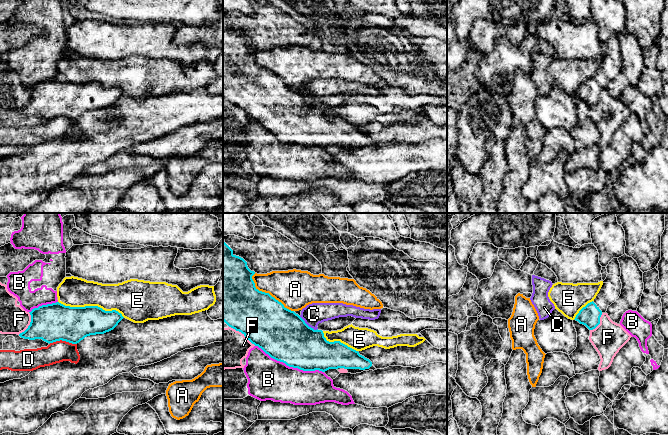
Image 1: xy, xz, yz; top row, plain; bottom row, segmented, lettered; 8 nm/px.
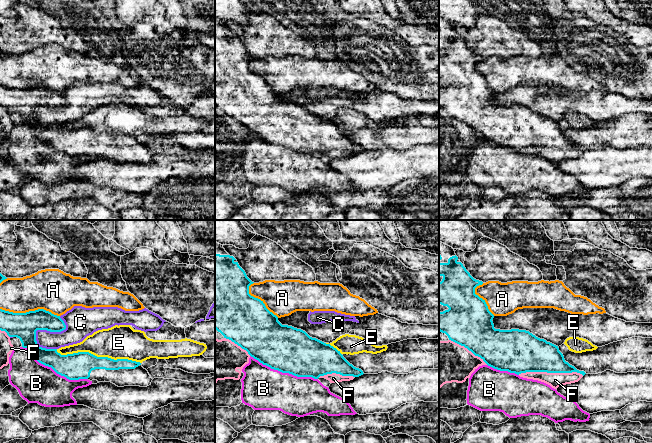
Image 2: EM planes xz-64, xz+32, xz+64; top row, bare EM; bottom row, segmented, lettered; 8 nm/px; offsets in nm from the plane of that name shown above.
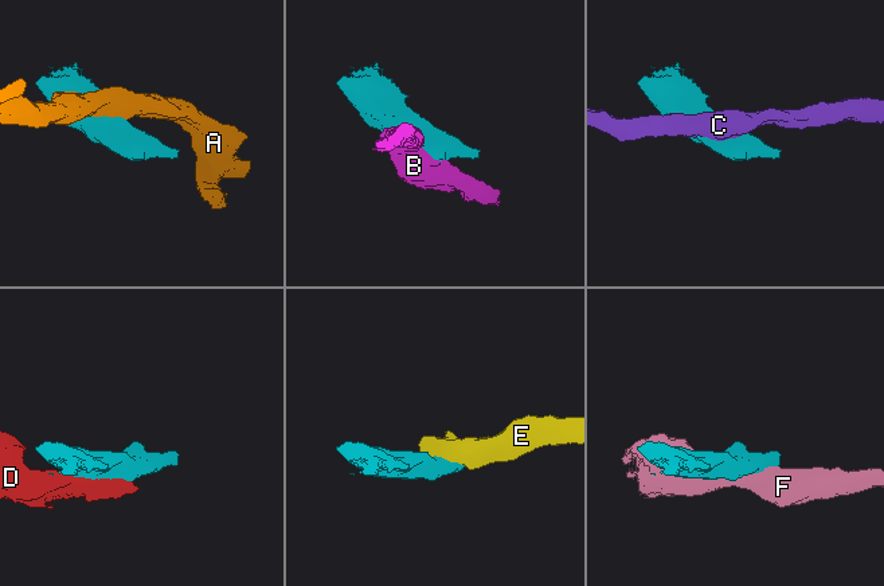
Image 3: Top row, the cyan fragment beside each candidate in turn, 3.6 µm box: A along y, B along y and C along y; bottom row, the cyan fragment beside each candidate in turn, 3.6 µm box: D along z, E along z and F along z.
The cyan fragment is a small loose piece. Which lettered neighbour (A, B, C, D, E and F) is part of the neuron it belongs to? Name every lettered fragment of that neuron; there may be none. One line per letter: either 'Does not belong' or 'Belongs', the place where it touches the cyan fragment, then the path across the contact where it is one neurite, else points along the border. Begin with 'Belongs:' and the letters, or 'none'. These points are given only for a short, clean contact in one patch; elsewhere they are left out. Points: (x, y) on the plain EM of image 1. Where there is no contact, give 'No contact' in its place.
Belongs: none
A: Does not belong. Touches cyan at xz (268, 69)
B: Does not belong. Touches cyan at xz (289, 142)
C: Does not belong. Touches cyan at xz (307, 101)
D: Does not belong. Touches cyan at xy (62, 116)
E: Does not belong. Touches cyan at xy (91, 82)
F: Does not belong. Touches cyan at xz (242, 109)

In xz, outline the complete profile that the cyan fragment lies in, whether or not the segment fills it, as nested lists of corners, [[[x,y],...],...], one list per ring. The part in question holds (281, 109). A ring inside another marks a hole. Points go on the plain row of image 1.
[[[223,17],[223,97],[229,103],[241,108],[271,134],[289,143],[322,148],[344,144],[351,150],[377,146],[358,127],[340,117],[327,117],[322,106],[309,103],[294,87],[285,84],[269,69],[259,67],[252,55],[254,50],[247,38],[234,31],[233,26]]]

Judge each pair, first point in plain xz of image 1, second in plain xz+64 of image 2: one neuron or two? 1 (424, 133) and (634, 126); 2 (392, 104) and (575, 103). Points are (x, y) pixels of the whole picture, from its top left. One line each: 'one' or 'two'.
1: one
2: one

